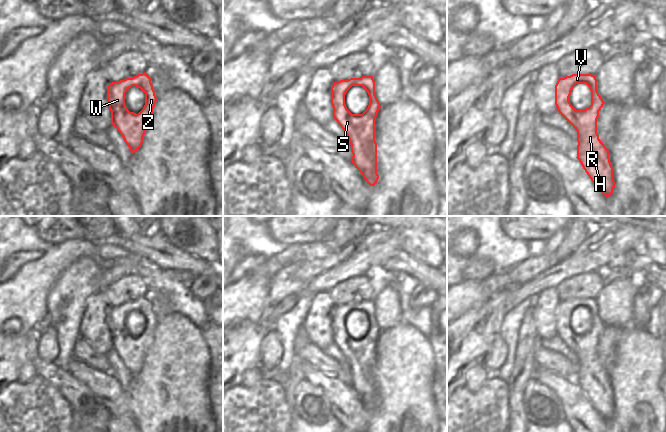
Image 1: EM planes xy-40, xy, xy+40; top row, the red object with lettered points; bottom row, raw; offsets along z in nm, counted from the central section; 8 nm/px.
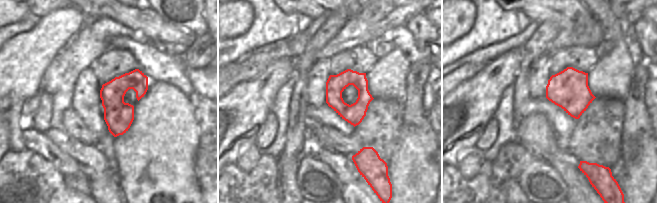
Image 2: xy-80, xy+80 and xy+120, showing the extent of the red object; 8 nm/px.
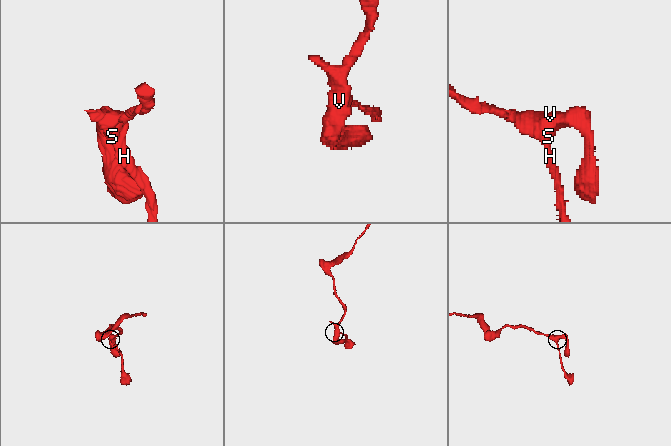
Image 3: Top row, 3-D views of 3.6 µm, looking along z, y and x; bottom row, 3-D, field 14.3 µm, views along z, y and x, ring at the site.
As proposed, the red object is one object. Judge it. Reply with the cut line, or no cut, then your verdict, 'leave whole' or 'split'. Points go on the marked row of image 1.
no cut | leave whole

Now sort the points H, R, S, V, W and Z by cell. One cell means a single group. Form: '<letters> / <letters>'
H R S V W Z

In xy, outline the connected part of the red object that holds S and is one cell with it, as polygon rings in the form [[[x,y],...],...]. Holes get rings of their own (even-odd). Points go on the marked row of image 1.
[[[362,76],[360,78],[350,78],[348,80],[333,82],[331,87],[331,105],[333,107],[333,118],[337,121],[349,139],[351,152],[353,154],[351,158],[353,165],[361,173],[367,184],[374,186],[379,179],[377,173],[375,119],[381,105],[375,95],[375,81],[373,76]],[[352,86],[362,86],[369,95],[369,105],[362,114],[352,114],[345,105],[345,95]]]

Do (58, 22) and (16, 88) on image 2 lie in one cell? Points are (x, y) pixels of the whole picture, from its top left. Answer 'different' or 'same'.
same

